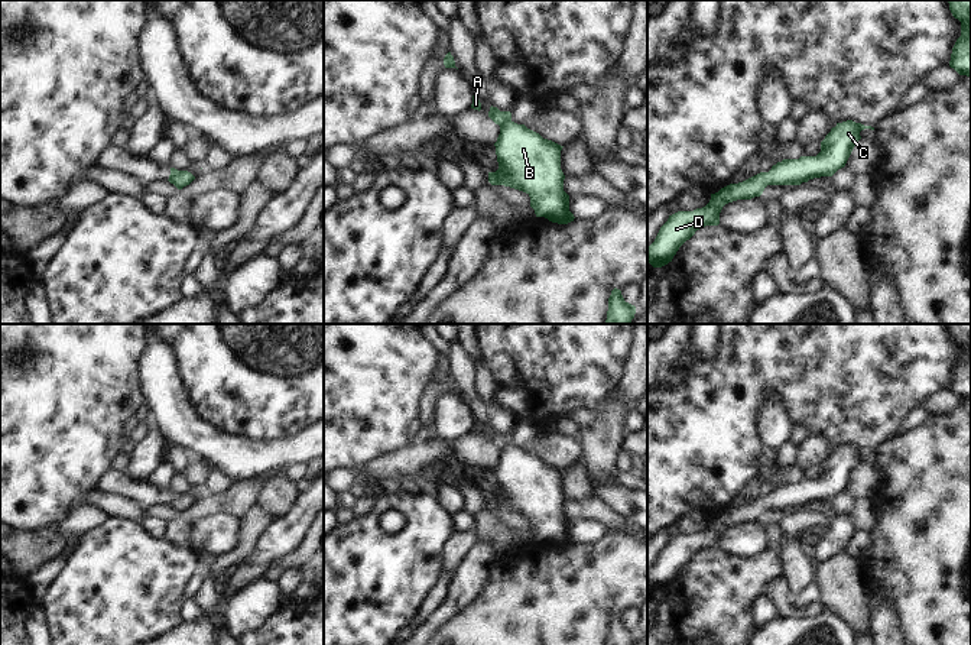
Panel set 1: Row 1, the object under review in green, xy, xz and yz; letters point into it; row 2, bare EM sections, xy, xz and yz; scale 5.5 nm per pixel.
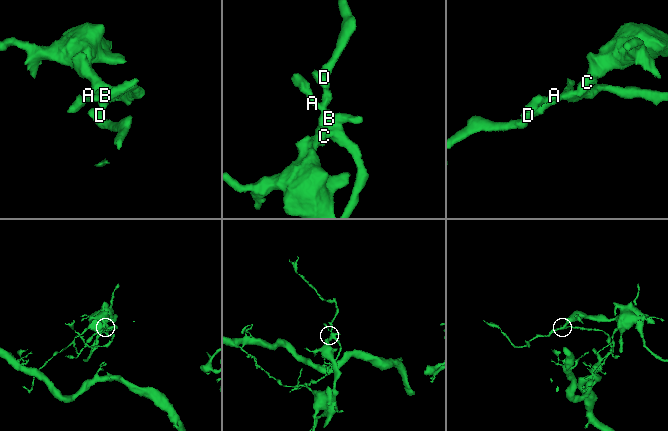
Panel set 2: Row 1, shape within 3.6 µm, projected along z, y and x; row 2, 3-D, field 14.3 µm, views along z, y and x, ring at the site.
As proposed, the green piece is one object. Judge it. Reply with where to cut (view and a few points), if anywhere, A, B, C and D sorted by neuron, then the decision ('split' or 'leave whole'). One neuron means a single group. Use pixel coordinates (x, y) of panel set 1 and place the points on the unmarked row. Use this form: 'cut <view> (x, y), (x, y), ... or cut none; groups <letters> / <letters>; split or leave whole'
cut none; groups A B C D; leave whole

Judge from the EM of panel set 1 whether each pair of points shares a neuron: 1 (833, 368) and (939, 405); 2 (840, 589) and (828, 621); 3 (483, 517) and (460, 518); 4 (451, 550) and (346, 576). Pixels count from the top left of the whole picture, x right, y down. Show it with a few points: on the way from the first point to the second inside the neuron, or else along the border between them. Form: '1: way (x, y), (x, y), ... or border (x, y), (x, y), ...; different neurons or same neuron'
1: border (948, 388), (931, 394), (921, 405); different neurons
2: border (824, 609), (837, 613), (853, 629); different neurons
3: border (474, 517), (476, 530); different neurons
4: border (454, 531), (445, 543), (441, 570); different neurons

